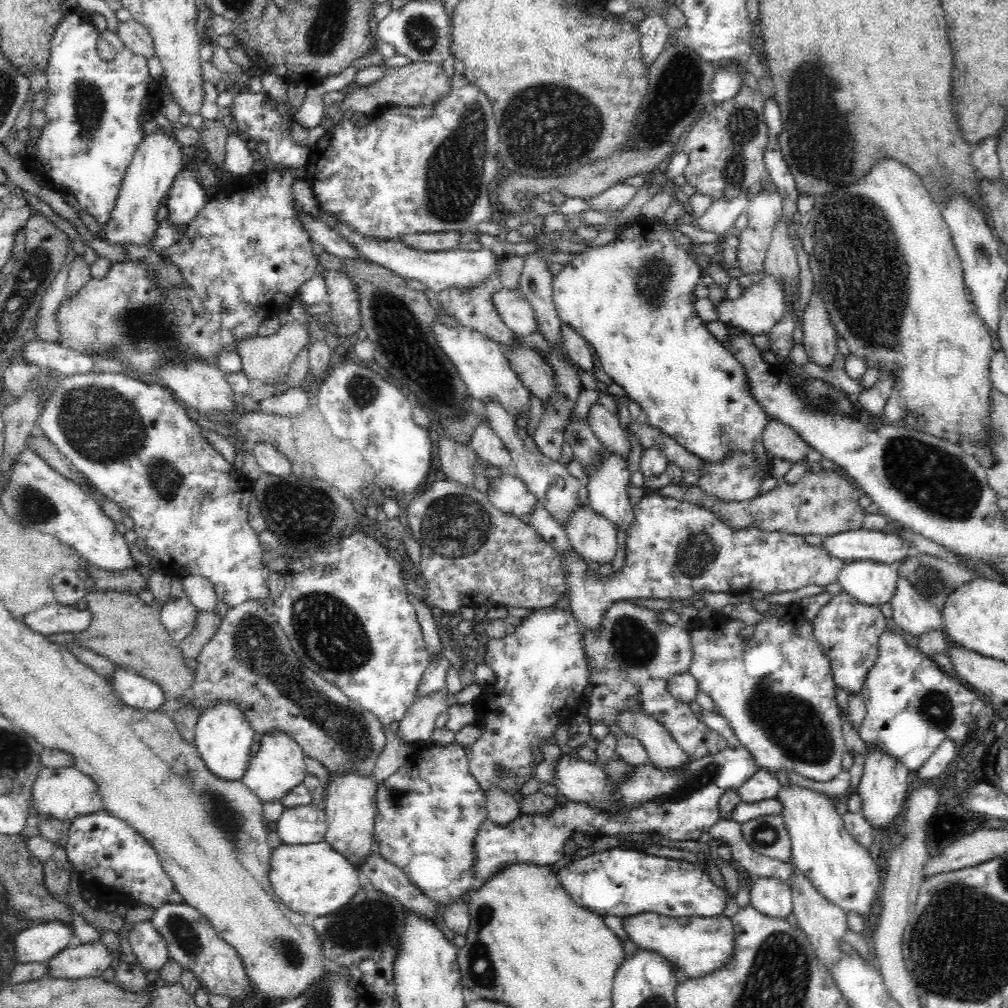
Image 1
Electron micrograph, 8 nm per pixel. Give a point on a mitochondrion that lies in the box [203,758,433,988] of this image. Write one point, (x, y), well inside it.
(373, 923)

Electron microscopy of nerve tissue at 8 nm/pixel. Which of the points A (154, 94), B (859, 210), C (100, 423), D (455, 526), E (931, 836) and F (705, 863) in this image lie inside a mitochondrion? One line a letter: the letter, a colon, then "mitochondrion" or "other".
A: other
B: mitochondrion
C: mitochondrion
D: mitochondrion
E: other
F: other

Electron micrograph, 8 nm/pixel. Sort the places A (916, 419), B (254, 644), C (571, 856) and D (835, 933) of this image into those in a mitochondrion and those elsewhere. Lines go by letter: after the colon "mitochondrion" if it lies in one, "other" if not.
A: mitochondrion
B: mitochondrion
C: other
D: other

